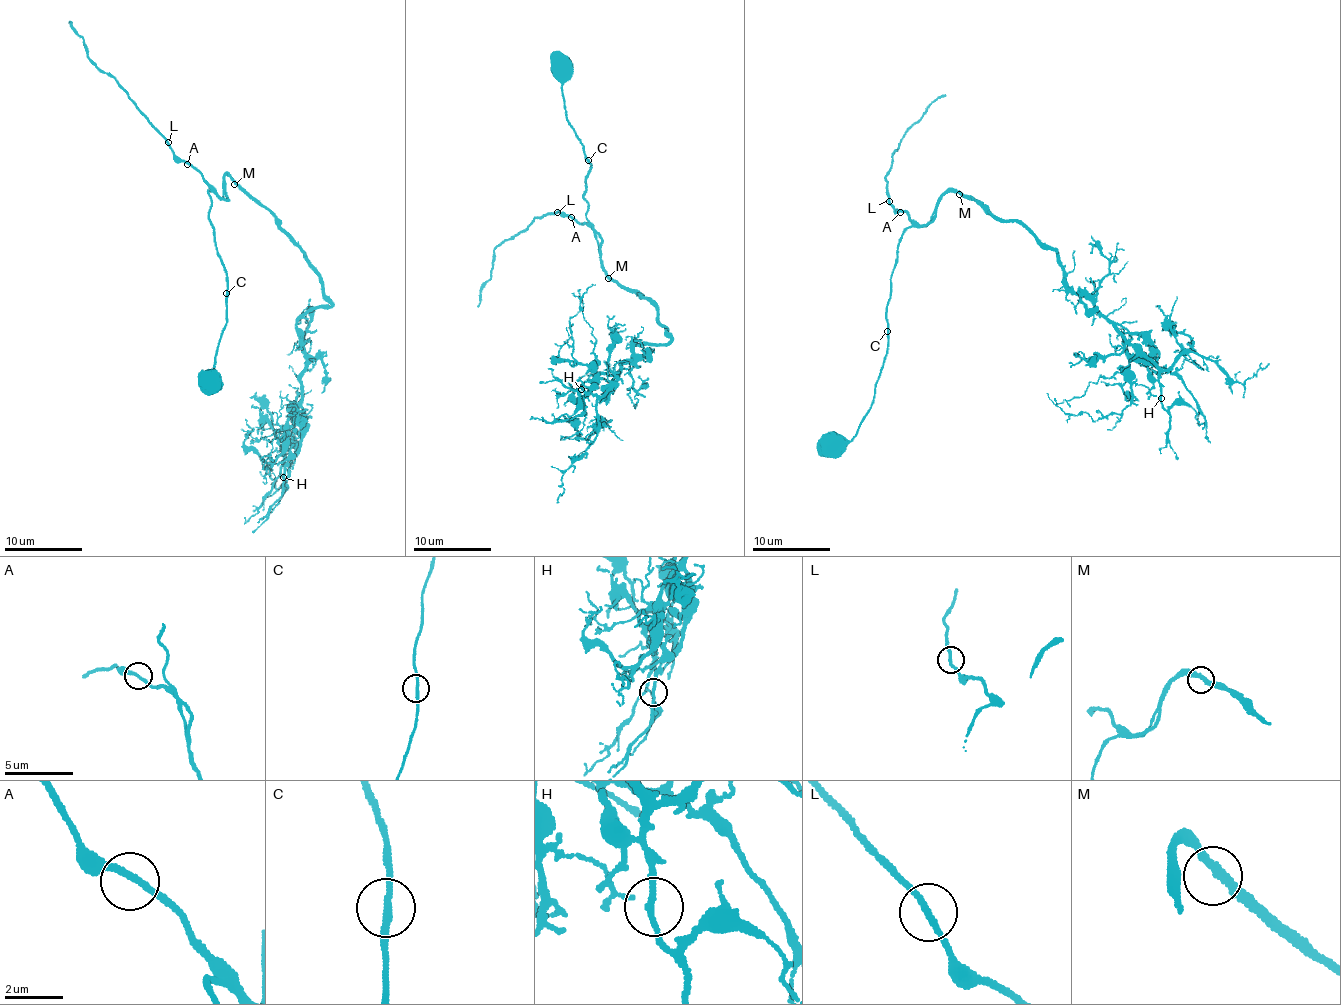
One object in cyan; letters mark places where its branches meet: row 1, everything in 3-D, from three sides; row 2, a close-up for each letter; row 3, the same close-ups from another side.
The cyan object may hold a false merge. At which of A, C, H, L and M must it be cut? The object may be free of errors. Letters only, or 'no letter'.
no letter

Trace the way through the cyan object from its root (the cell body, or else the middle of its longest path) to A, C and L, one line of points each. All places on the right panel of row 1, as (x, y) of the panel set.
A: (835, 444), (850, 441), (856, 434), (887, 353), (891, 273), (899, 236), (912, 224), (909, 214), (900, 212)
C: (835, 444), (852, 439), (871, 405), (875, 385), (887, 353), (887, 331)
L: (835, 444), (850, 441), (856, 434), (887, 353), (891, 273), (899, 236), (912, 224), (909, 214), (889, 201)

